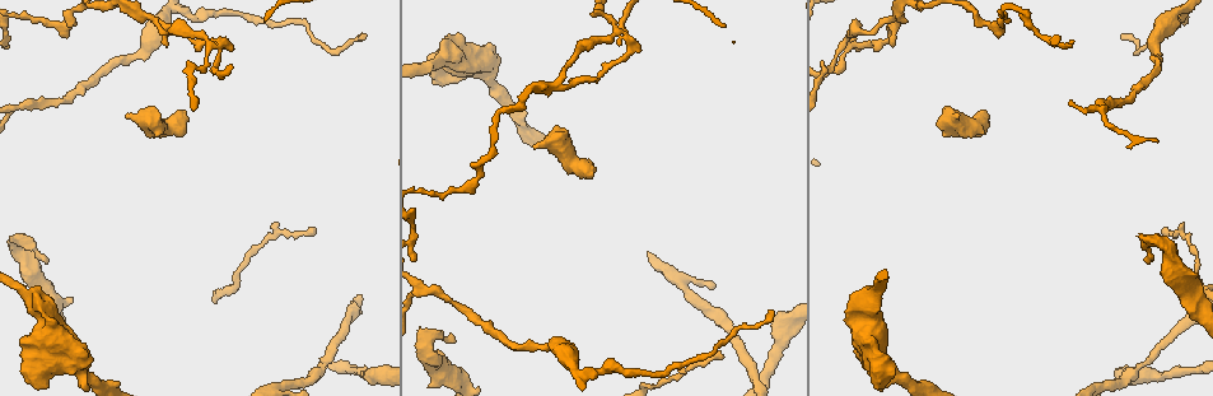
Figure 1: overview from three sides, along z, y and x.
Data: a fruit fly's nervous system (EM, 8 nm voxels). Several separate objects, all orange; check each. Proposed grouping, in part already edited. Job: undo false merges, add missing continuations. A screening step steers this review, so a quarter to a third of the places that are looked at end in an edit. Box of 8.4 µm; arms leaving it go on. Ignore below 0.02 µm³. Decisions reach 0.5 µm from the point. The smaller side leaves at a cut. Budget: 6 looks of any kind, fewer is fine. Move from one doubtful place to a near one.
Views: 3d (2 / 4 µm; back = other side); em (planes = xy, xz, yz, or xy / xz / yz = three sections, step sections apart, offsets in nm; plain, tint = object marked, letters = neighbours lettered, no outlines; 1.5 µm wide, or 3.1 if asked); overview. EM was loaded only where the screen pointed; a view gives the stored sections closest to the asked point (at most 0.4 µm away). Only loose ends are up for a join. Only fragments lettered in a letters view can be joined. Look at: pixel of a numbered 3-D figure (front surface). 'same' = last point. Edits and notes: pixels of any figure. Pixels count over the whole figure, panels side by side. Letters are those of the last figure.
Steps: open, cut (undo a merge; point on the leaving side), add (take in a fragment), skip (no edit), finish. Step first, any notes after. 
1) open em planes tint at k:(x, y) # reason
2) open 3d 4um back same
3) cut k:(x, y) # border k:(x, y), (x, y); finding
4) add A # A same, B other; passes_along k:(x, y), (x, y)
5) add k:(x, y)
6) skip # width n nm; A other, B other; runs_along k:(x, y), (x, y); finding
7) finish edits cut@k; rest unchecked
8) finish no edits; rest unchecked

open em xy step 8 plain at 1:(1120, 35) # free end

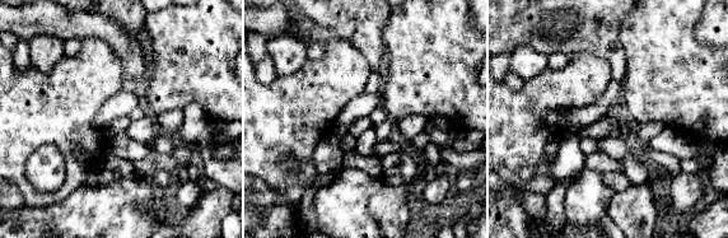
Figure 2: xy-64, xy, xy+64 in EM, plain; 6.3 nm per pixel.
open em xy step 8 letters same # what lies round it

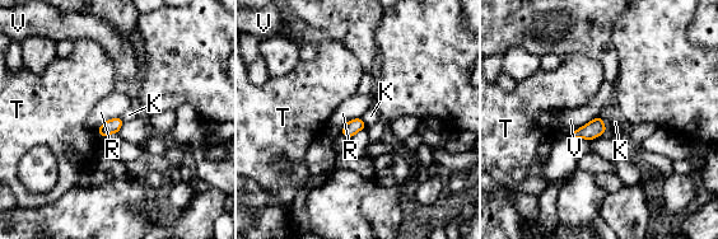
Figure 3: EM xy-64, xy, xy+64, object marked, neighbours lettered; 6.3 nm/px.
skip # longest_contact V 220 nm; K other, R other, T other, V other; border 3:(97, 132), (101, 136); no lettered fragment goes on from it

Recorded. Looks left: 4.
open 3d 4um back at 1:(591, 174)

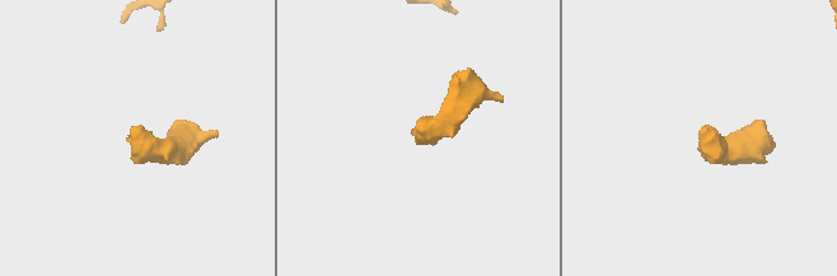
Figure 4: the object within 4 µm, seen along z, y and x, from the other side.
open em planes letters at 4:(702, 127)

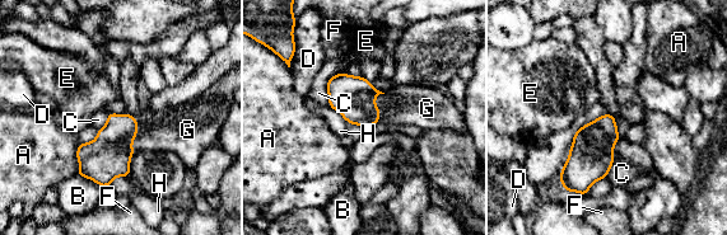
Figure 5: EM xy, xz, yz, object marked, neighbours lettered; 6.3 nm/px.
add 5:(172, 130) # longest_contact C 220 nm; A other, B other, C other, D other, E other, F other, G same, H other; it goes on there

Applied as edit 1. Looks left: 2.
open em planes letters at 1:(843, 44) # branch point

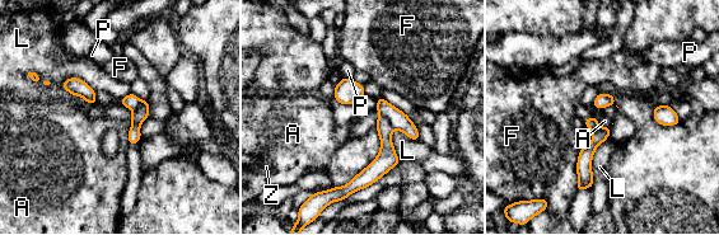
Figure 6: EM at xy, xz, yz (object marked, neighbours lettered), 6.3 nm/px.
cut 6:(400, 121) # longest_contact F 280 nm; A other, F other, L other, P other, Z other; a second neuron is stuck on

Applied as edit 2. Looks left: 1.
finish edits add@5, cut@6; rest unchecked

